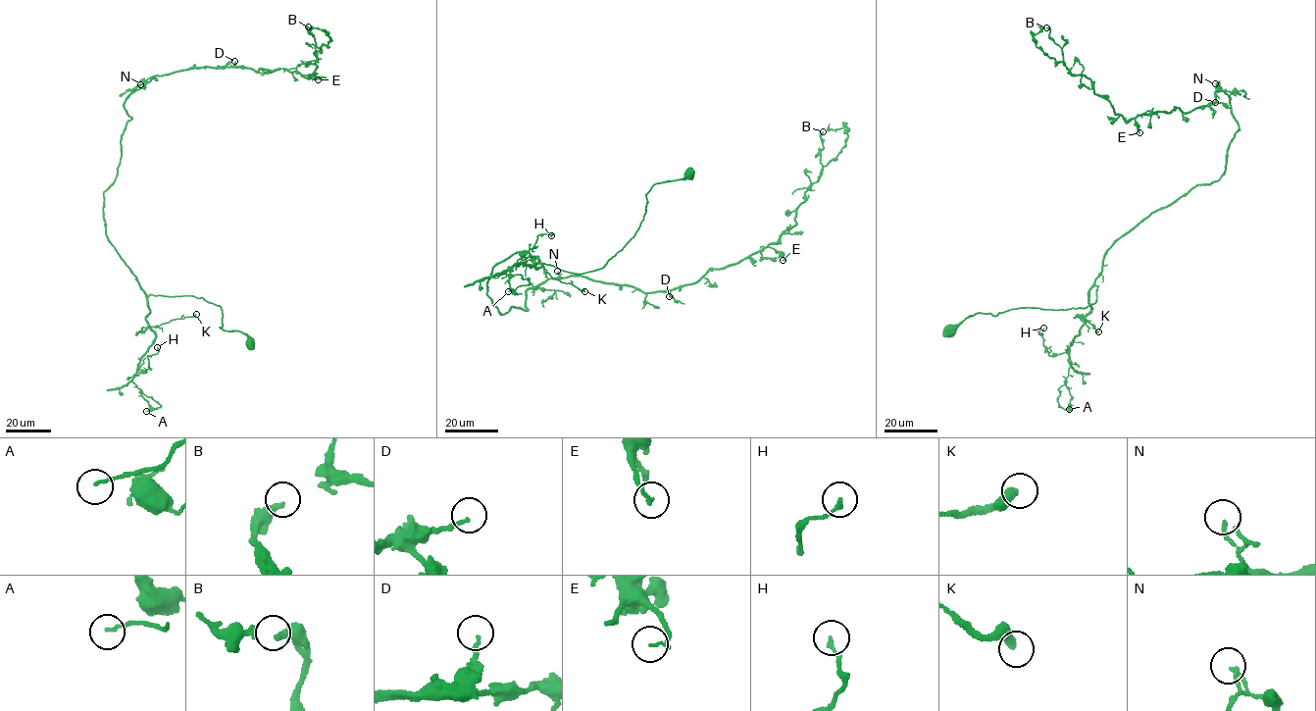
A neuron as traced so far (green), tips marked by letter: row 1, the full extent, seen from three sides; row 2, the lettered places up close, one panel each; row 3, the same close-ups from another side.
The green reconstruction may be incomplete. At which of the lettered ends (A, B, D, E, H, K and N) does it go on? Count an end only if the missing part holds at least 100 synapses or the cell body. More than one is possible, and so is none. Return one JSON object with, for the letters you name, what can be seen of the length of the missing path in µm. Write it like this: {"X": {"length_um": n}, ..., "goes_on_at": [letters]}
{"goes_on_at": []}

